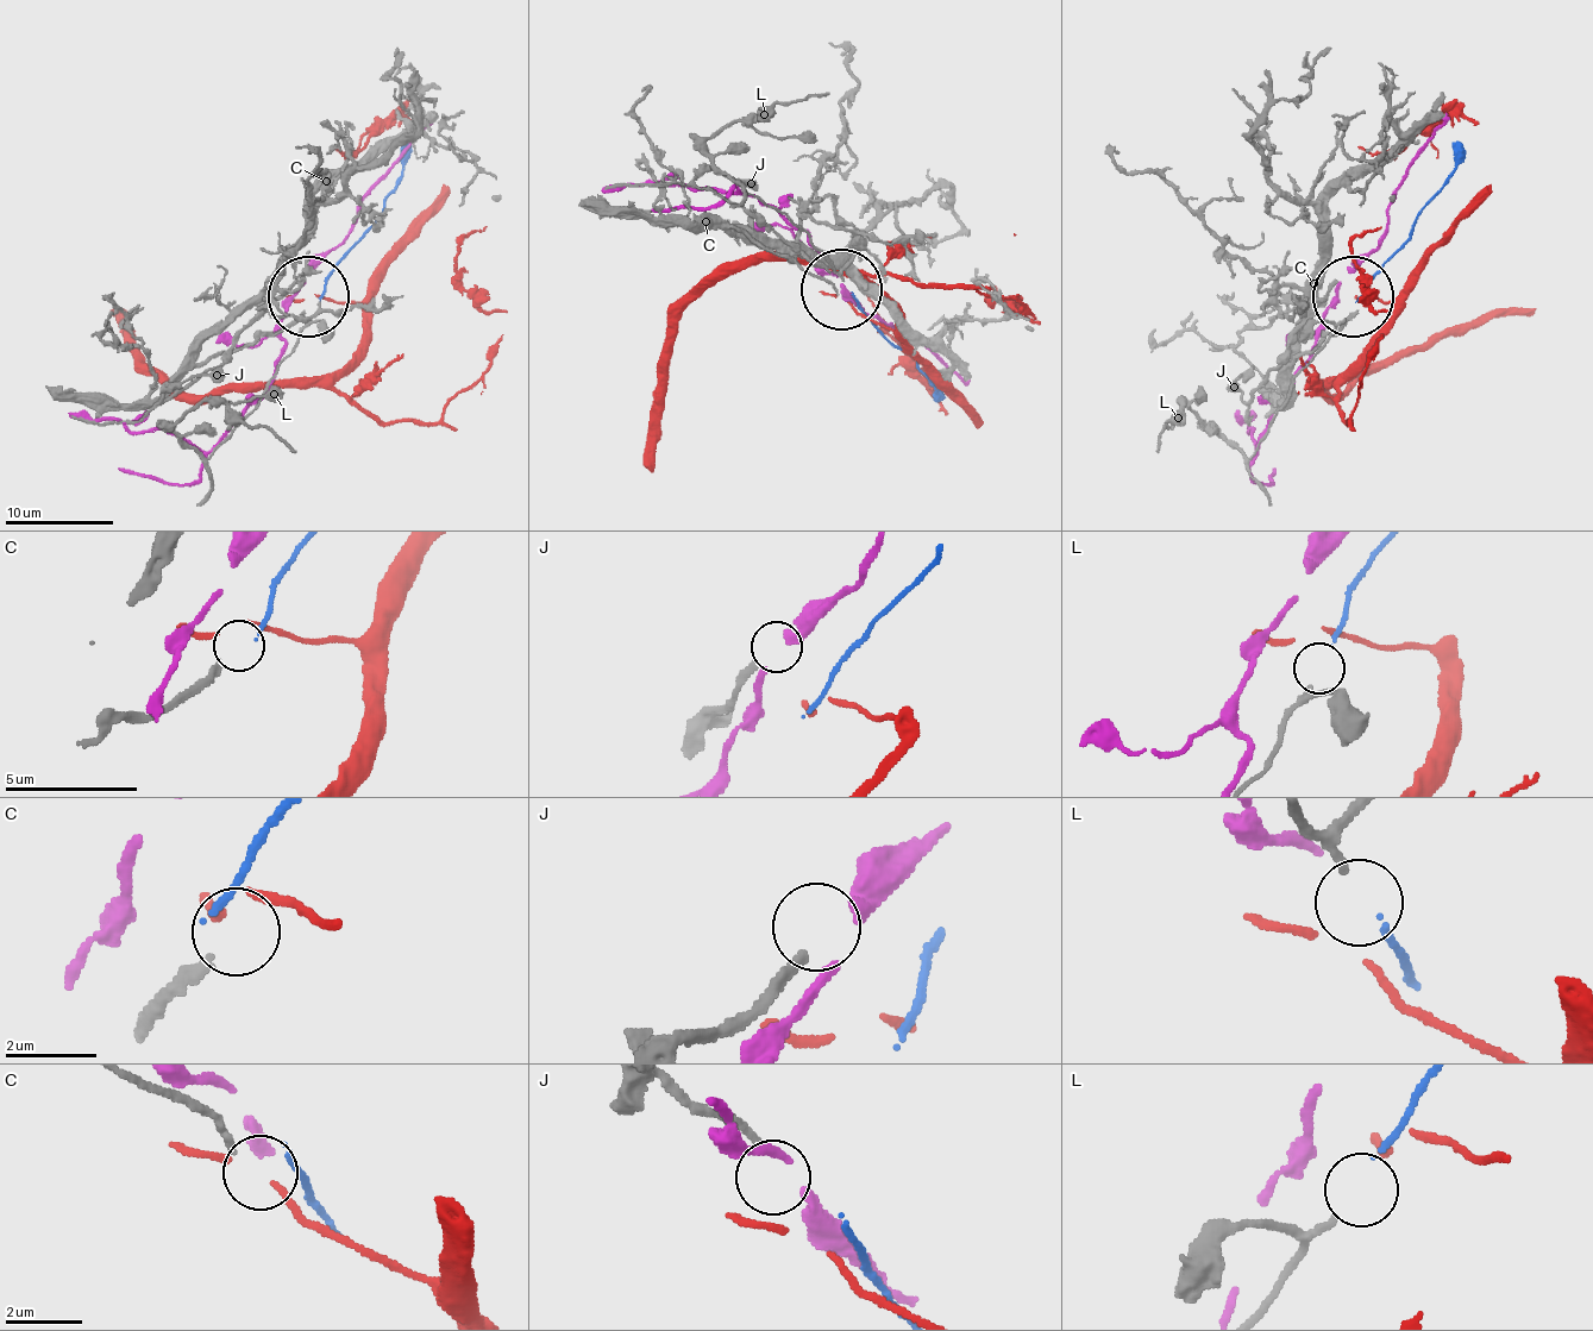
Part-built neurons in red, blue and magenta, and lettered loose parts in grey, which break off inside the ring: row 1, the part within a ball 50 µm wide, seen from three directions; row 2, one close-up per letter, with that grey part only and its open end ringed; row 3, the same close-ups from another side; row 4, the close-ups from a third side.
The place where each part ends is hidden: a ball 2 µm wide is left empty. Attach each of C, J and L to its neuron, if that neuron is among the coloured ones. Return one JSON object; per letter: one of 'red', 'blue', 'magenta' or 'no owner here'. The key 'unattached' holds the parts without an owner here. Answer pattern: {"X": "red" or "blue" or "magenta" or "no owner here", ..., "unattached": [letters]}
{"C": "no owner here", "J": "no owner here", "L": "blue", "unattached": ["C", "J"]}

